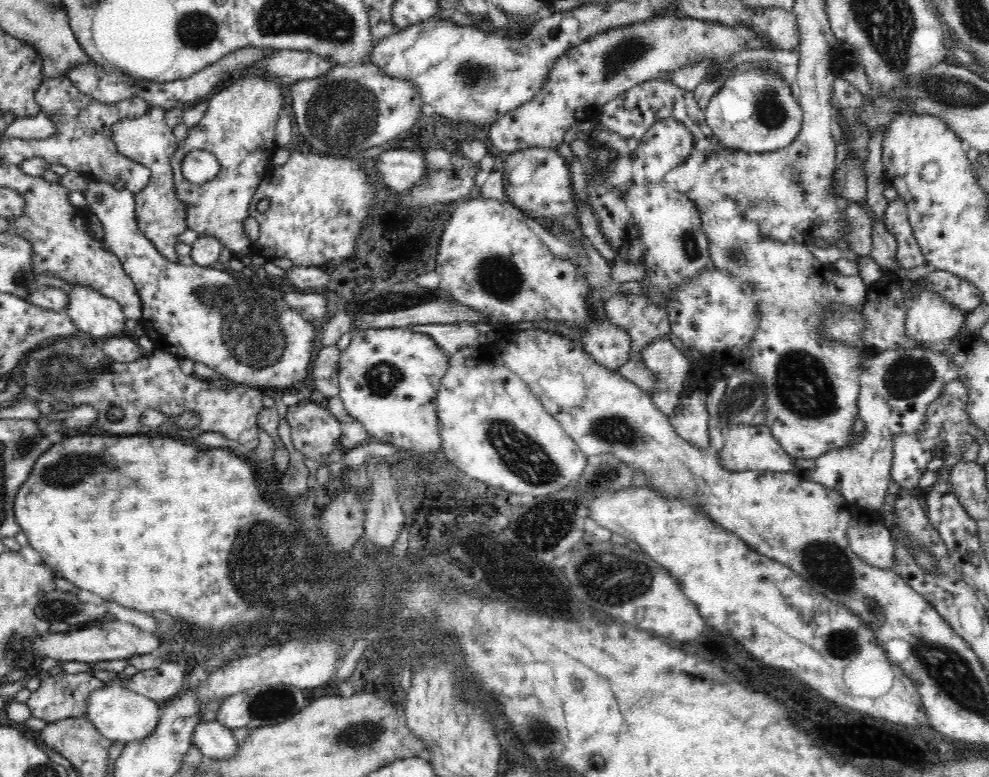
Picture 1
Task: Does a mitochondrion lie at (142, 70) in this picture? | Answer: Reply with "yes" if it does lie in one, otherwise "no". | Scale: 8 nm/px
no

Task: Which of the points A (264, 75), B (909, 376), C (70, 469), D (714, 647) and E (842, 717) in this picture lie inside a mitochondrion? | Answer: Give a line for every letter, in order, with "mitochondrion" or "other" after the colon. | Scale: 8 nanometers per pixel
A: other
B: mitochondrion
C: mitochondrion
D: other
E: other

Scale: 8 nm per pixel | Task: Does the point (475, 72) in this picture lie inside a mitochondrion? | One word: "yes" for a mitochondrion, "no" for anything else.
yes

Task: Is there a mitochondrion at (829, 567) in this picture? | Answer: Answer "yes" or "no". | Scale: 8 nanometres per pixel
yes

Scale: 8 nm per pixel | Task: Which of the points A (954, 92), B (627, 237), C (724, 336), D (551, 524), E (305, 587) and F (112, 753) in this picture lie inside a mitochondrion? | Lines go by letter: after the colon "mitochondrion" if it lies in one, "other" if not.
A: mitochondrion
B: other
C: other
D: mitochondrion
E: mitochondrion
F: other

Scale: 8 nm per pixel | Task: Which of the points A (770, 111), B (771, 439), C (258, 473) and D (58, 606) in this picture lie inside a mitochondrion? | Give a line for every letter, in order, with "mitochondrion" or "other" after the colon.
A: mitochondrion
B: other
C: other
D: mitochondrion

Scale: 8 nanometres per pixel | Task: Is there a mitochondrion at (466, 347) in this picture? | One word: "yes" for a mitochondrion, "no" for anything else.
no

